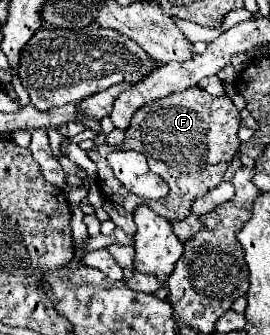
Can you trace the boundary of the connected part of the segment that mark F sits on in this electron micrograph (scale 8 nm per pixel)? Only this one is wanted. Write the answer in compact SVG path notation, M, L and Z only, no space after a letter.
M199 87L185 89L183 93L173 93L165 99L151 101L145 107L137 109L131 117L131 125L125 131L125 141L115 147L103 145L95 151L87 151L89 159L99 169L99 185L107 201L123 205L131 211L131 199L127 201L123 189L119 189L117 181L113 181L113 171L107 165L107 153L119 149L133 149L145 155L163 157L163 167L173 167L173 177L167 177L165 183L169 185L169 195L163 201L141 201L133 197L133 207L147 203L155 213L161 213L169 221L181 221L189 215L189 209L197 197L207 195L223 181L223 173L227 171L233 155L237 153L241 141L237 139L241 117L237 107L233 105L231 97L213 97Z

